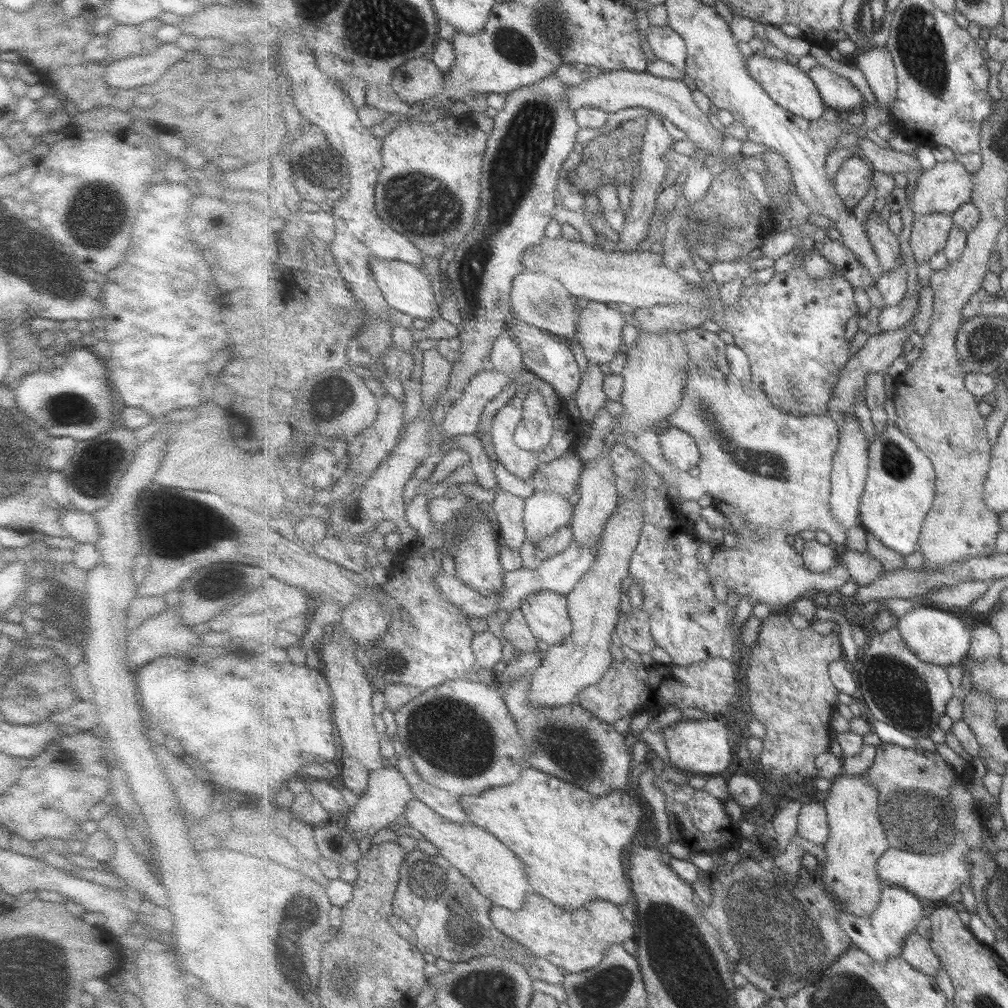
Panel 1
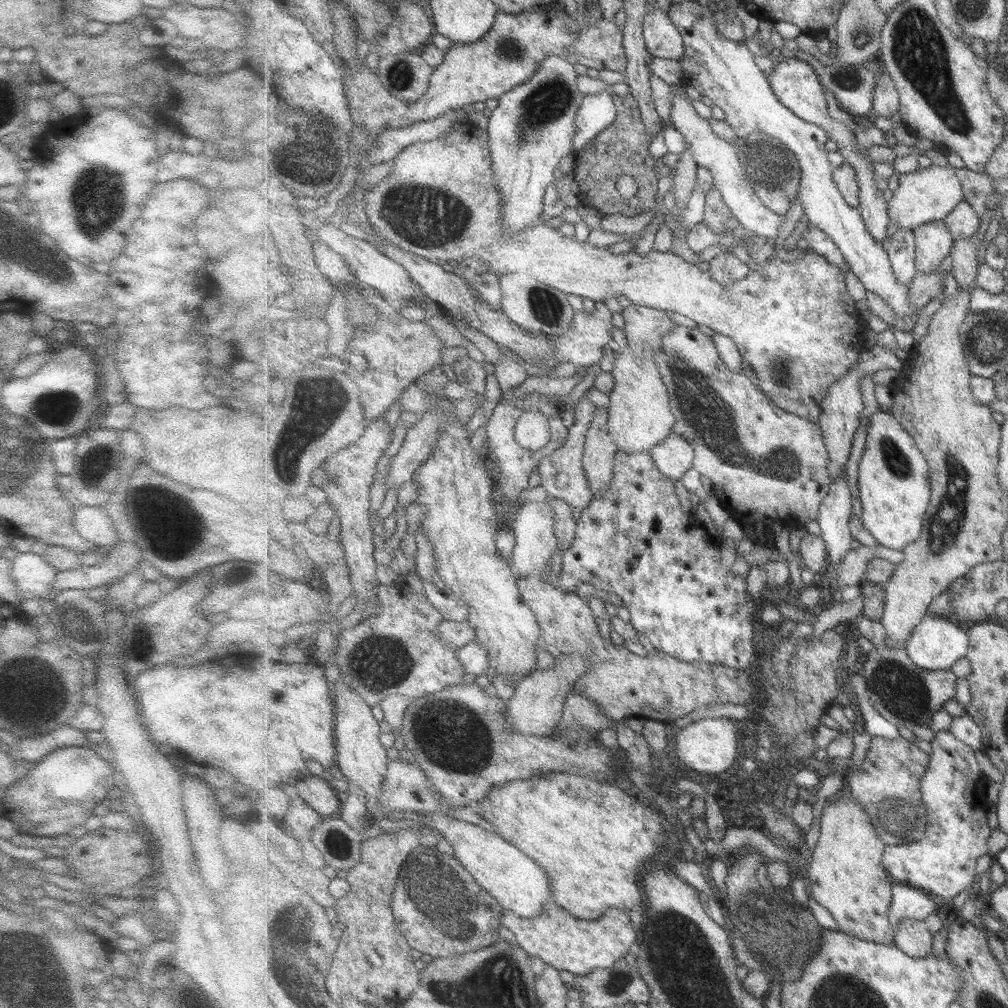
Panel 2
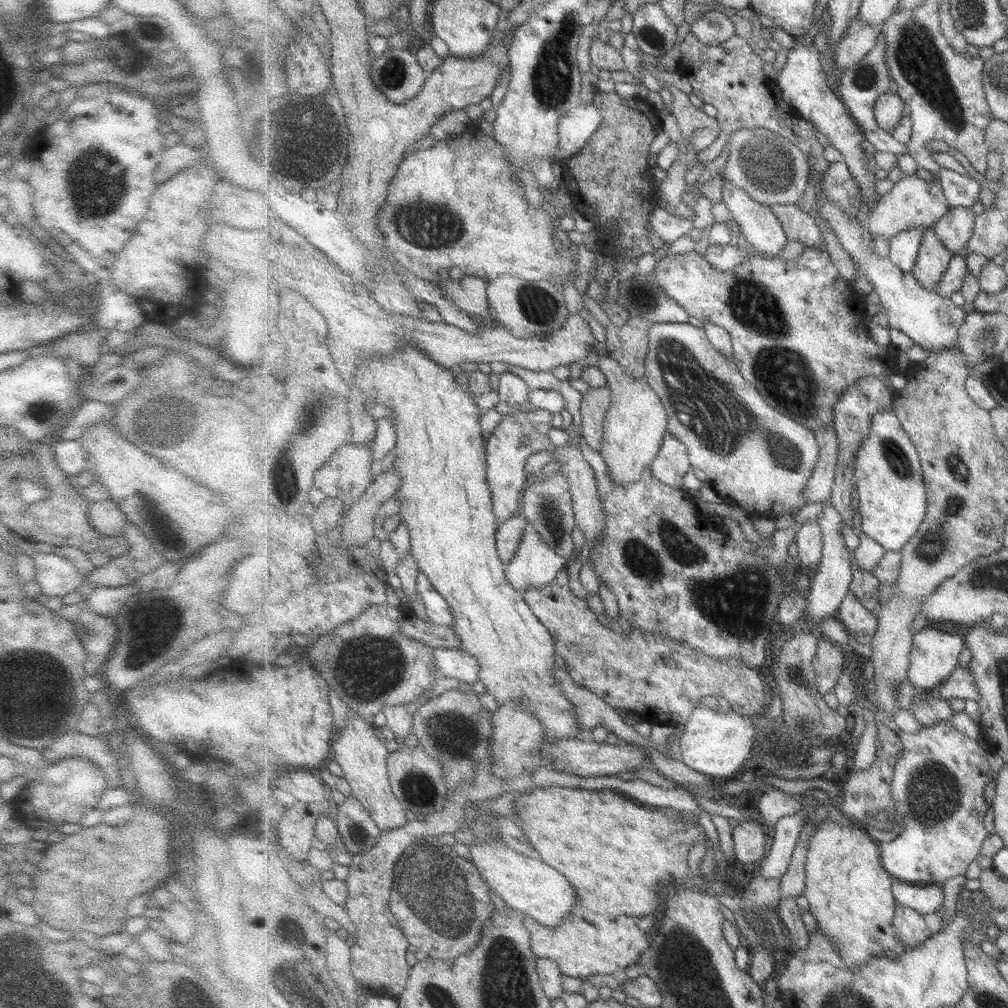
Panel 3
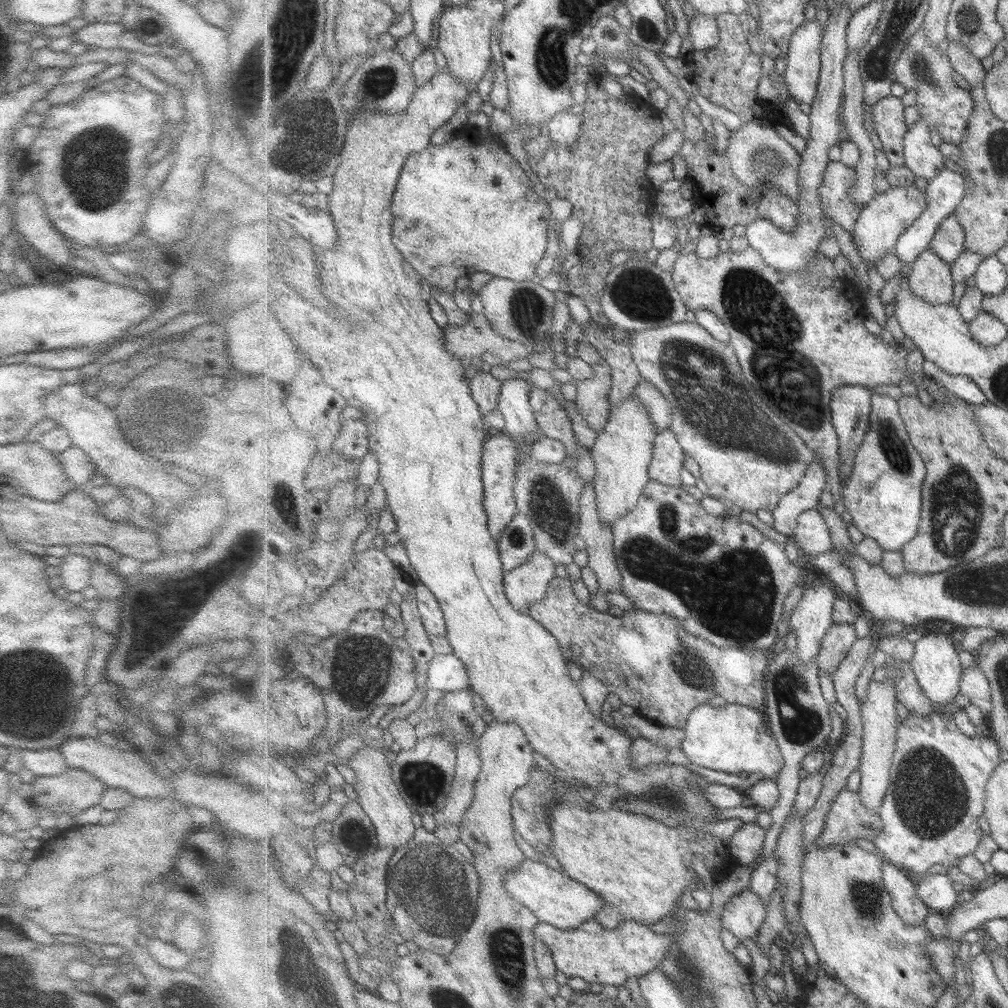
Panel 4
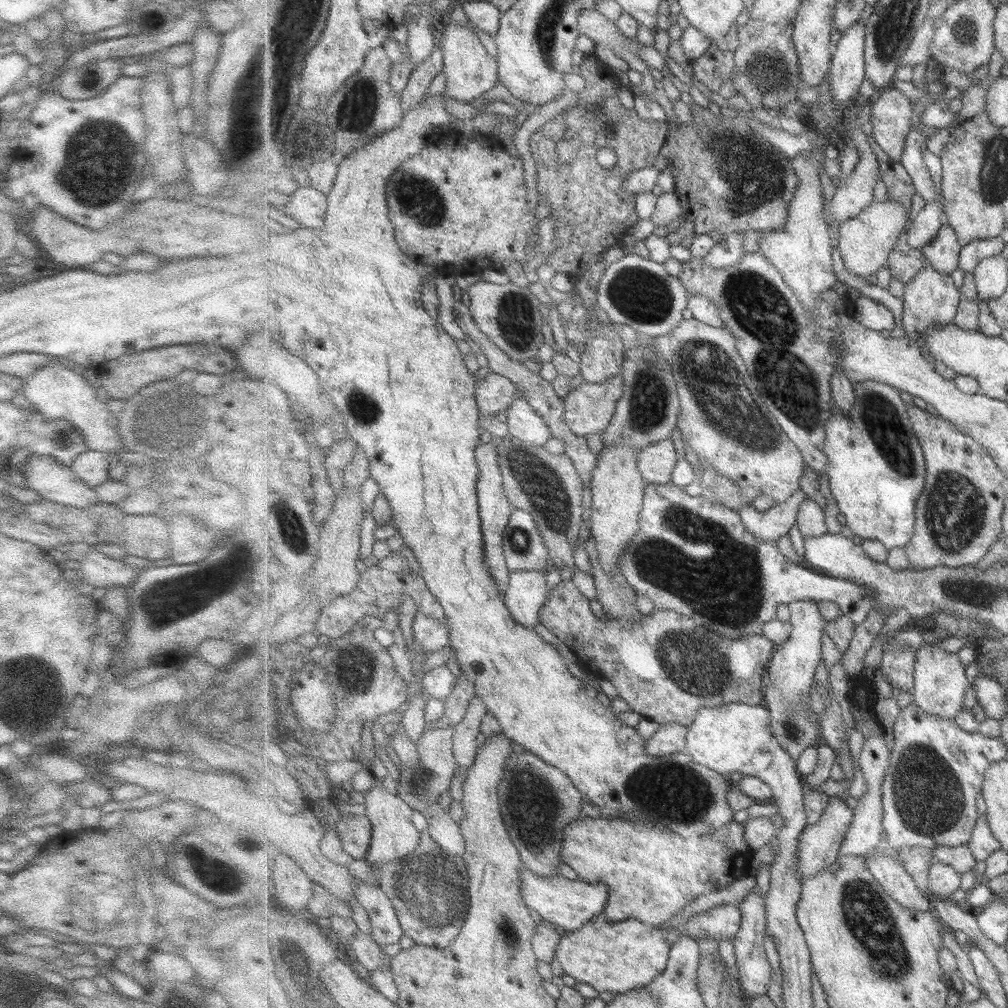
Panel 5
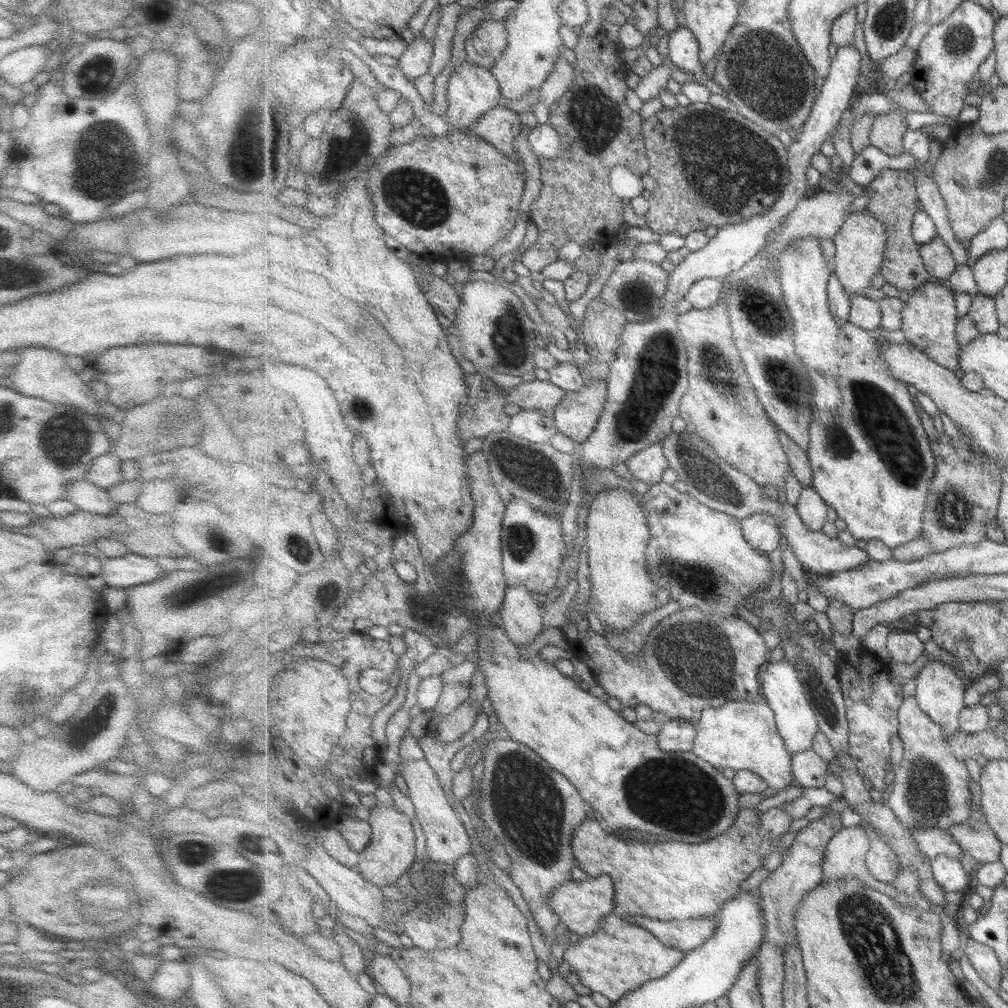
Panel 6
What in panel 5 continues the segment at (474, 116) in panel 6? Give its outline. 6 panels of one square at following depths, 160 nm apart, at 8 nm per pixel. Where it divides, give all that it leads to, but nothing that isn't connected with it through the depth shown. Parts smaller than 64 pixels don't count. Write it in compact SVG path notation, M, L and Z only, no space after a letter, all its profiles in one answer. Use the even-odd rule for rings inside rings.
M450 22L443 30L440 47L444 54L444 76L446 77L445 94L449 98L476 105L477 99L499 83L498 59L484 46L480 37L473 32L473 27L459 26Z

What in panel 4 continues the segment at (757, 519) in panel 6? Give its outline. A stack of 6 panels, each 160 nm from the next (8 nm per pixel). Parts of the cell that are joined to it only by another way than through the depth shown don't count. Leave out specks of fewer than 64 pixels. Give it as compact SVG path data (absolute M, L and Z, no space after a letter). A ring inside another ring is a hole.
M815 460L806 470L806 477L795 489L783 497L777 508L772 511L777 532L793 538L801 514L817 508L825 488L828 488L827 472L823 465Z

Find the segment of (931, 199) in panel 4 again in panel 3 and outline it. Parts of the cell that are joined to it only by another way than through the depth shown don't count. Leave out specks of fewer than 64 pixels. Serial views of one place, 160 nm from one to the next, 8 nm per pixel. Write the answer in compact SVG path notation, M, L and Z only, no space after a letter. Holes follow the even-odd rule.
M944 167L937 176L951 209L959 207L971 209L977 202L980 202L981 182ZM925 229L904 231L889 241L890 260L903 271L912 272L917 263L921 242L925 238Z

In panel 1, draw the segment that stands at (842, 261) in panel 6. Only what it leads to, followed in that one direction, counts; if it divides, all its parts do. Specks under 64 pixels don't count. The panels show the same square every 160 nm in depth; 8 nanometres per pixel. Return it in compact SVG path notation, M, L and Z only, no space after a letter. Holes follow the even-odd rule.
M959 161L938 162L935 166L925 169L917 179L907 204L915 214L951 214L953 215L961 206L971 203L973 194L973 173Z

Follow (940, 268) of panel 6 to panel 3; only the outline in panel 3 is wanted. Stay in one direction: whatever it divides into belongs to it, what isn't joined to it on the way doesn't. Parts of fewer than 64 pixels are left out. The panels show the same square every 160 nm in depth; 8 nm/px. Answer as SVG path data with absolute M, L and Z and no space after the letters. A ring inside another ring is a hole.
M952 208L932 229L949 251L961 254L973 237L975 216L970 209Z

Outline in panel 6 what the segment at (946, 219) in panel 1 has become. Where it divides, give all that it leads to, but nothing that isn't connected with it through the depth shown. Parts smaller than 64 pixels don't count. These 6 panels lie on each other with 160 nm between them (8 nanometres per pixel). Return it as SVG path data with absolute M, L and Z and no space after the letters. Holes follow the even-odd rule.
M926 283L914 289L902 310L902 332L912 346L921 348L935 362L942 363L949 370L961 369L962 346L958 342L957 302L955 292L942 285Z

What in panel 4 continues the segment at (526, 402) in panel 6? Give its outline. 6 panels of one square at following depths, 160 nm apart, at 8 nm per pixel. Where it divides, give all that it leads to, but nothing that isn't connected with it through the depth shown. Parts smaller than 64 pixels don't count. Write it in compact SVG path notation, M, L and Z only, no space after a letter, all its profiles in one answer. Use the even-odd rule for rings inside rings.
M479 370L470 379L470 387L484 418L489 413L494 413L494 410L498 408L498 402L502 395L501 379L495 378L495 375L490 372Z

